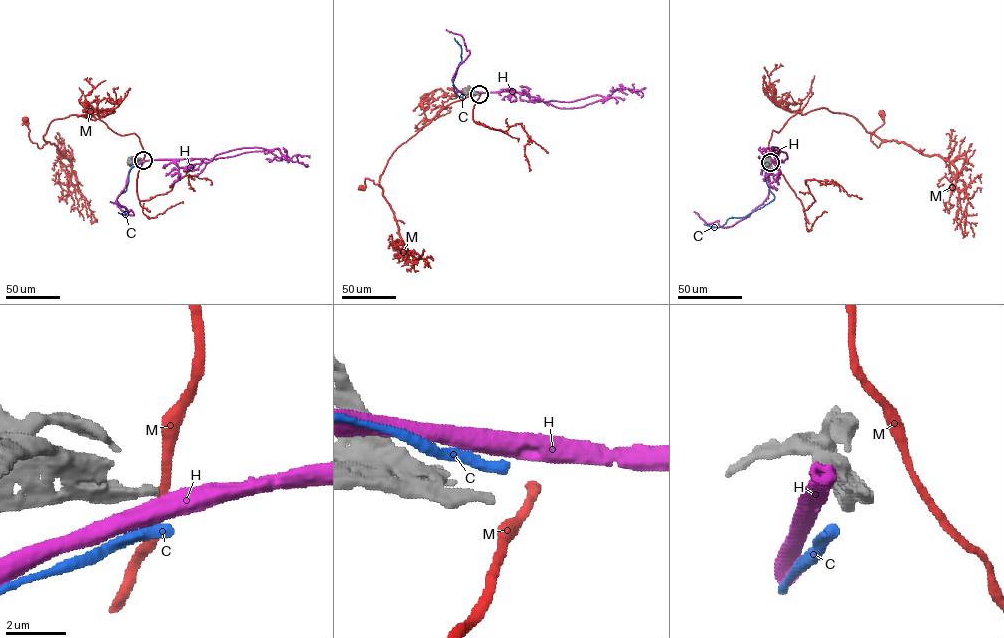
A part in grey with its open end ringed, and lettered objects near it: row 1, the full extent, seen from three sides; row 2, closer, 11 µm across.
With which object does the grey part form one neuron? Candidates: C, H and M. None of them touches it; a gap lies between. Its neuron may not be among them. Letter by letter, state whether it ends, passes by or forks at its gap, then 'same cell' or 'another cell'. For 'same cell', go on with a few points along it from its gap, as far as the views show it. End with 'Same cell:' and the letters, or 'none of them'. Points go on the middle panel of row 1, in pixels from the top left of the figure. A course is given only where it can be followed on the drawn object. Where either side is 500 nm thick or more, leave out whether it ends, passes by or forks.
C: it ends; another cell
H: another cell
M: it passes by; another cell
Same cell: none of them

